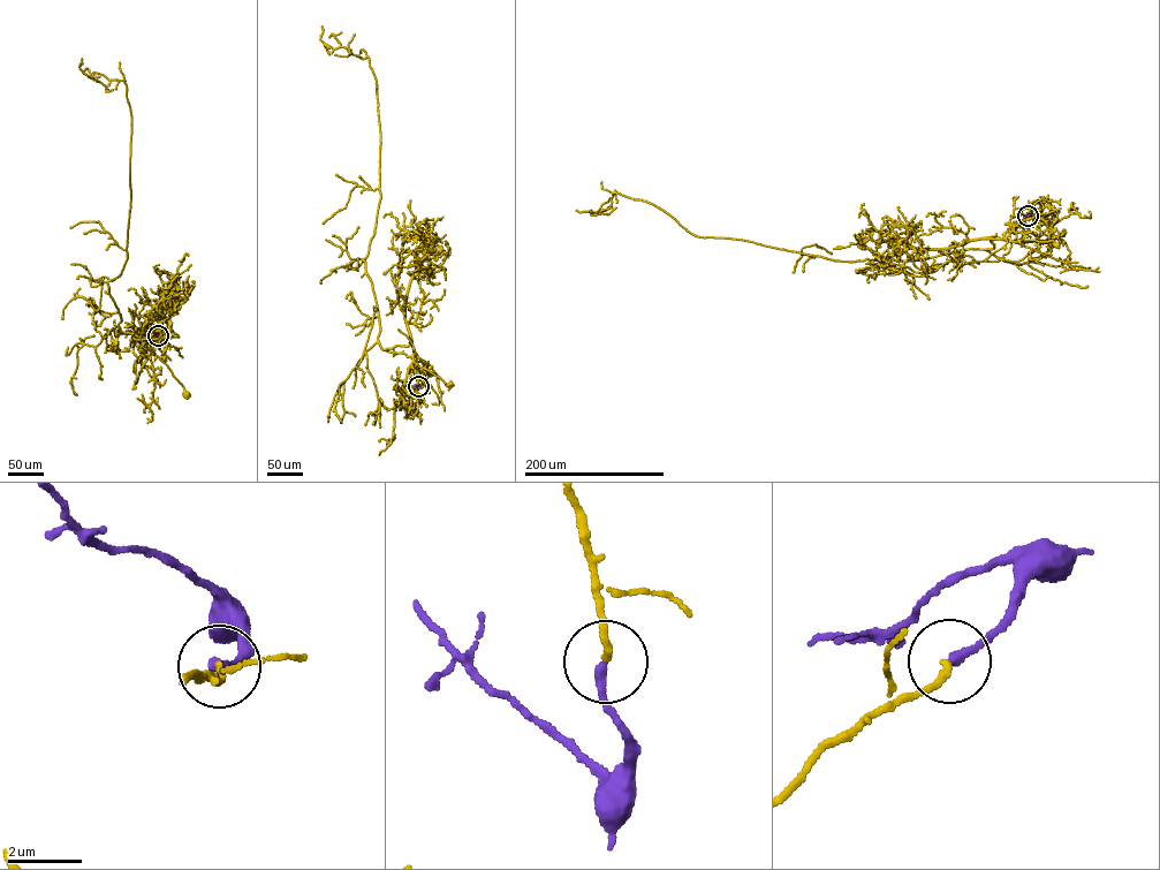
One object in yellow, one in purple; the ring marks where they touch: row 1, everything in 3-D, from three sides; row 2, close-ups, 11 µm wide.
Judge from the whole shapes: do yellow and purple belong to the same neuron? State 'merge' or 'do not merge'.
merge

